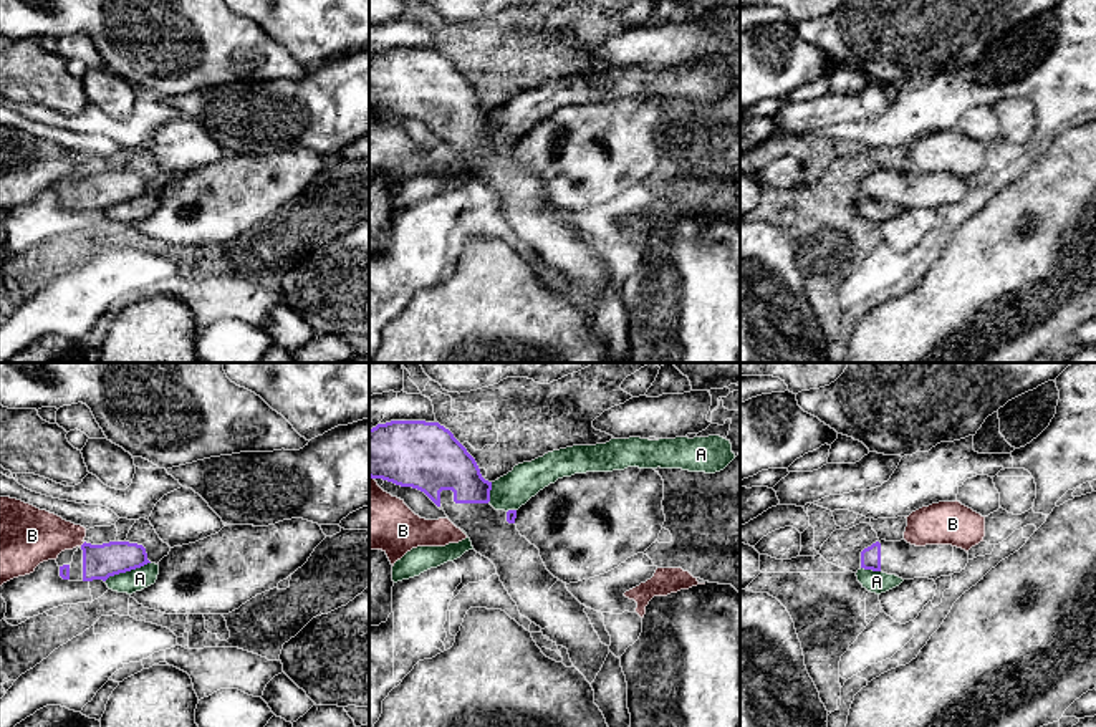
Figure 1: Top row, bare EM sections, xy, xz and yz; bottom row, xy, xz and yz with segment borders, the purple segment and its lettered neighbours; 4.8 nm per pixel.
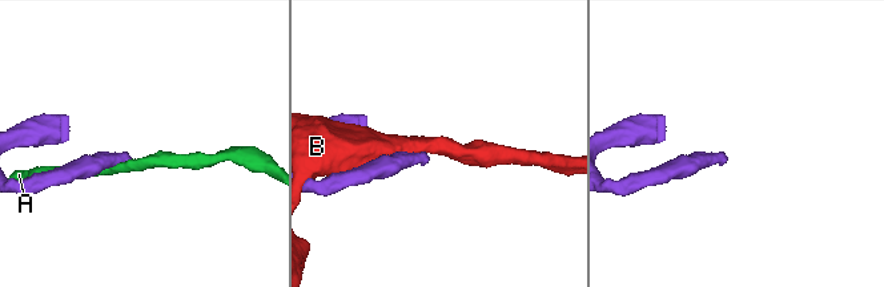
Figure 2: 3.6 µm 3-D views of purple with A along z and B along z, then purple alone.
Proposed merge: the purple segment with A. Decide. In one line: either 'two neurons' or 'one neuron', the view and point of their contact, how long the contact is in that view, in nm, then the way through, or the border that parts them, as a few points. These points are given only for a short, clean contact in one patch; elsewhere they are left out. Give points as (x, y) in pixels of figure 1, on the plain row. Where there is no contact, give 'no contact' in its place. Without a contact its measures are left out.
two neurons | xy (126, 199) | 240 nm | along xy (149, 191), (115, 202), (105, 211)

